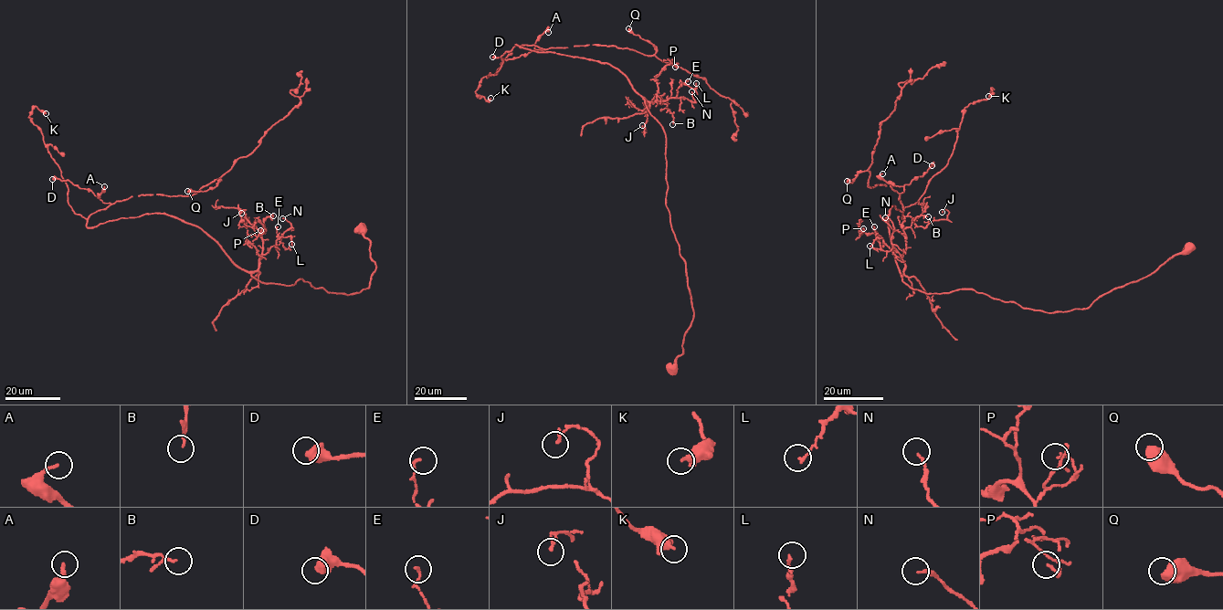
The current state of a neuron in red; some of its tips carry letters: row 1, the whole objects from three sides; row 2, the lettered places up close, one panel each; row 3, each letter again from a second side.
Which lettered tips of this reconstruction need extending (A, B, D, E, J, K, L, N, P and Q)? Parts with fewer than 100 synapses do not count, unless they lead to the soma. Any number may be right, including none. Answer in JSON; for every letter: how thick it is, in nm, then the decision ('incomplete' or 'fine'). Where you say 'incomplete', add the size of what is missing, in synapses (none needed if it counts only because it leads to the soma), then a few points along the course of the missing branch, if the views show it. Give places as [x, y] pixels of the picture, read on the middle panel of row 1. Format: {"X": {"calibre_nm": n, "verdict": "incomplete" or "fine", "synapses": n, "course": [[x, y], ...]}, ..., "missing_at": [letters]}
{"A": {"calibre_nm": 180, "verdict": "fine"}, "B": {"calibre_nm": 110, "verdict": "fine"}, "D": {"calibre_nm": 600, "verdict": "fine"}, "E": {"calibre_nm": 140, "verdict": "fine"}, "J": {"calibre_nm": 160, "verdict": "fine"}, "K": {"calibre_nm": 200, "verdict": "fine"}, "L": {"calibre_nm": 130, "verdict": "fine"}, "N": {"calibre_nm": 150, "verdict": "fine"}, "P": {"calibre_nm": 130, "verdict": "fine"}, "Q": {"calibre_nm": 650, "verdict": "fine"}, "missing_at": []}

